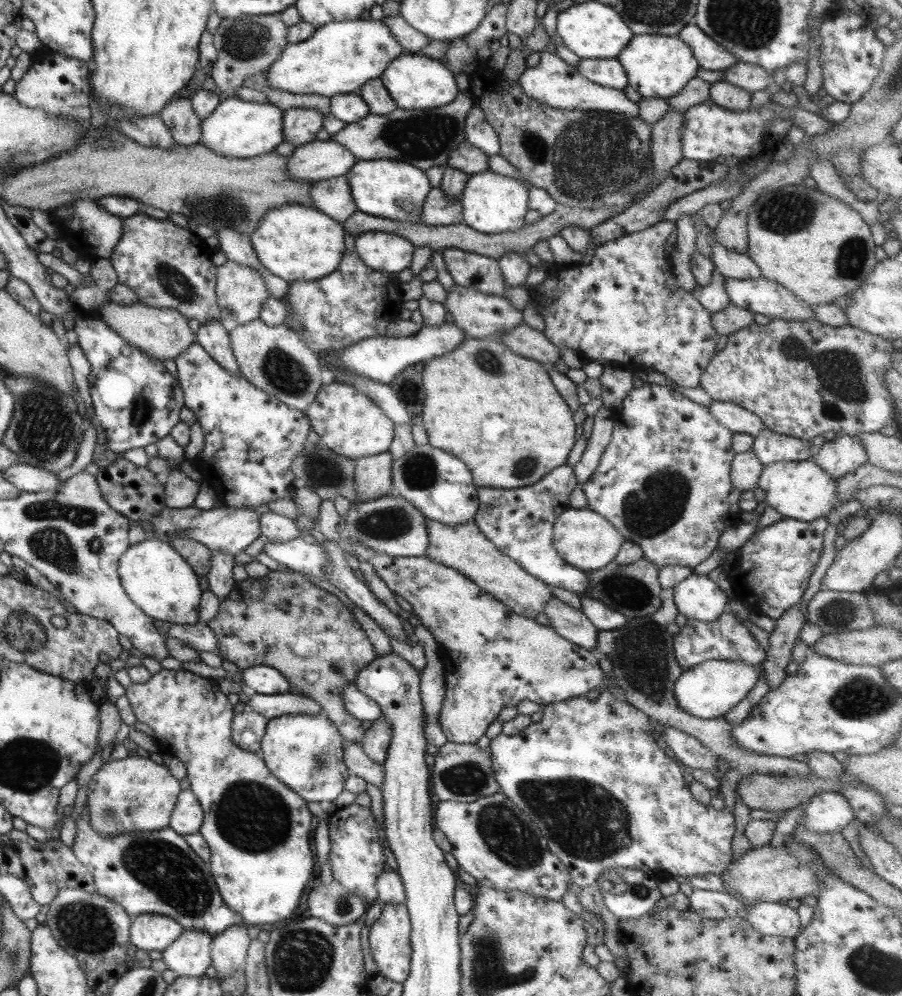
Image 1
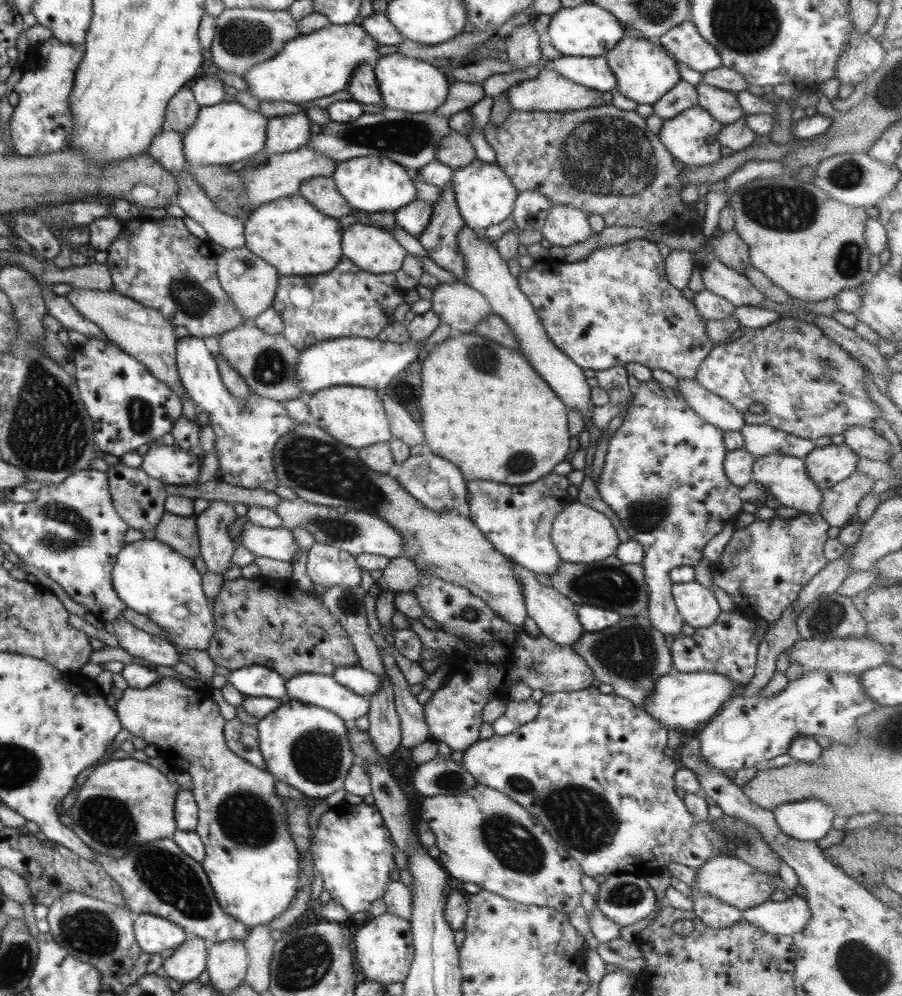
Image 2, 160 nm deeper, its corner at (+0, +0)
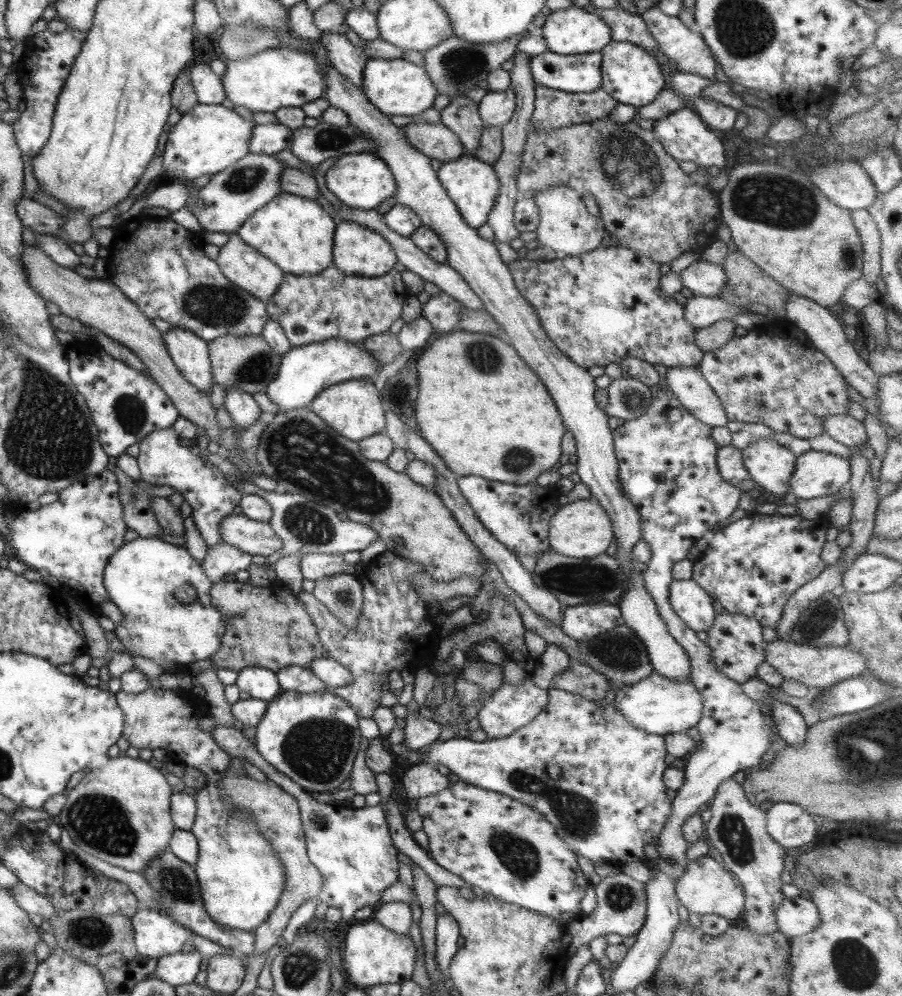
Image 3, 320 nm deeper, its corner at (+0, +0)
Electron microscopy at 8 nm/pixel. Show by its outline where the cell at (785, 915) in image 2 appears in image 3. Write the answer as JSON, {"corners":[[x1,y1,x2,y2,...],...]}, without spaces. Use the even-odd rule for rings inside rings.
{"corners":[[799,896,784,897,775,914,777,931,788,938,805,935,820,923,815,904]]}

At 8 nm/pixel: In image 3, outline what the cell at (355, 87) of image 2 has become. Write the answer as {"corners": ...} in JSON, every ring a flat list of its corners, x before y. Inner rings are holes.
{"corners":[[323,31,318,42,322,44,324,52,327,52,327,62,333,65,342,77,360,88,361,71,367,62,364,51,347,41,344,34,334,31]]}

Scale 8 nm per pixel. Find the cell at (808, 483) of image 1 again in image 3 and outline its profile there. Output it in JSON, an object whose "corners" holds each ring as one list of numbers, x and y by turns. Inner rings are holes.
{"corners":[[768,438,747,443,740,451,744,467,758,486,758,491,767,490,776,498,788,492,786,484,796,459,796,456,790,450,787,450,772,438]]}

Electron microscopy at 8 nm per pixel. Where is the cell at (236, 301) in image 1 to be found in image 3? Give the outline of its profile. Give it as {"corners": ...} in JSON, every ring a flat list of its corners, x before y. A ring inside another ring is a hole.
{"corners":[[236,232,228,233,228,240,220,247,218,254,215,262,223,277,263,304,273,296,281,284,284,273,265,256,261,256,255,249,247,246]]}

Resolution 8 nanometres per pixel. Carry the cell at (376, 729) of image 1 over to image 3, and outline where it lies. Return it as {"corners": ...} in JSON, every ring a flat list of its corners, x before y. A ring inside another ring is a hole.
{"corners":[[337,573,314,580,312,595,327,610,354,631,362,605,362,590,355,574]]}

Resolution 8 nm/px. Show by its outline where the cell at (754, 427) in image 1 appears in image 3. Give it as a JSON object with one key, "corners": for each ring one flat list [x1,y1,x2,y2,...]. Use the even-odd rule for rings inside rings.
{"corners":[[669,367,664,377,684,411,709,427,724,426,727,420,719,398,696,367]]}

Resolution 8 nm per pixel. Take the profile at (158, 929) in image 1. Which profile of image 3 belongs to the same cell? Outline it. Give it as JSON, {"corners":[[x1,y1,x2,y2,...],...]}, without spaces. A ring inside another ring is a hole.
{"corners":[[141,907,129,919,134,932,134,945,141,958,158,959,175,954,187,940,188,930,163,912]]}

